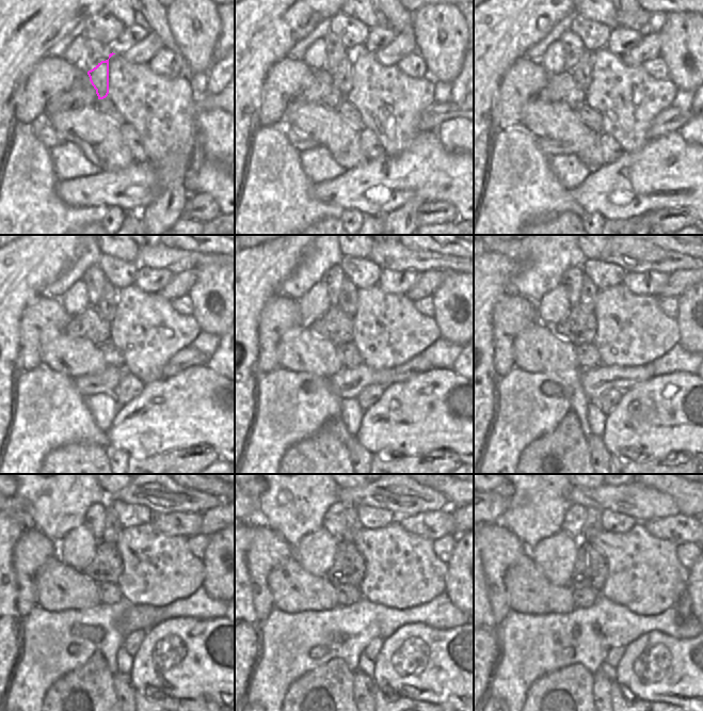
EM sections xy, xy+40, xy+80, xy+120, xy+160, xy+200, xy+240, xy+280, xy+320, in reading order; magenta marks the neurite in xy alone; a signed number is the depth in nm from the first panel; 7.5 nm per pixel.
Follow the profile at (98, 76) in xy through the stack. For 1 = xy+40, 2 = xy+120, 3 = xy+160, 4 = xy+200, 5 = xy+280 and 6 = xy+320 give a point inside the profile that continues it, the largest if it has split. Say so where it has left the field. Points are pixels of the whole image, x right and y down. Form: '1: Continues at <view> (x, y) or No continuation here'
1: Continues at xy+40 (341, 74)
2: Continues at xy+120 (107, 305)
3: Continues at xy+160 (349, 293)
4: Continues at xy+200 (589, 291)
5: Continues at xy+280 (353, 525)
6: Continues at xy+320 (592, 526).

